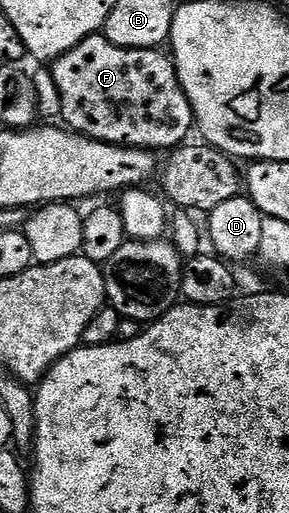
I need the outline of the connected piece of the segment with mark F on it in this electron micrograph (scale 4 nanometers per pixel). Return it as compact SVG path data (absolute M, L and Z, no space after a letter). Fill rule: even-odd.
M104 34L83 38L83 42L79 42L79 46L67 50L67 54L63 54L59 59L52 61L51 64L51 71L55 85L57 85L59 90L59 98L61 99L60 119L62 121L66 120L64 123L72 131L83 136L89 136L92 140L101 140L104 144L119 144L126 148L148 148L150 150L158 150L157 148L173 150L178 146L184 145L190 139L189 131L192 133L195 128L191 102L179 82L172 59L166 53L164 56L163 53L164 51L155 48L124 48L123 46L115 46Z

